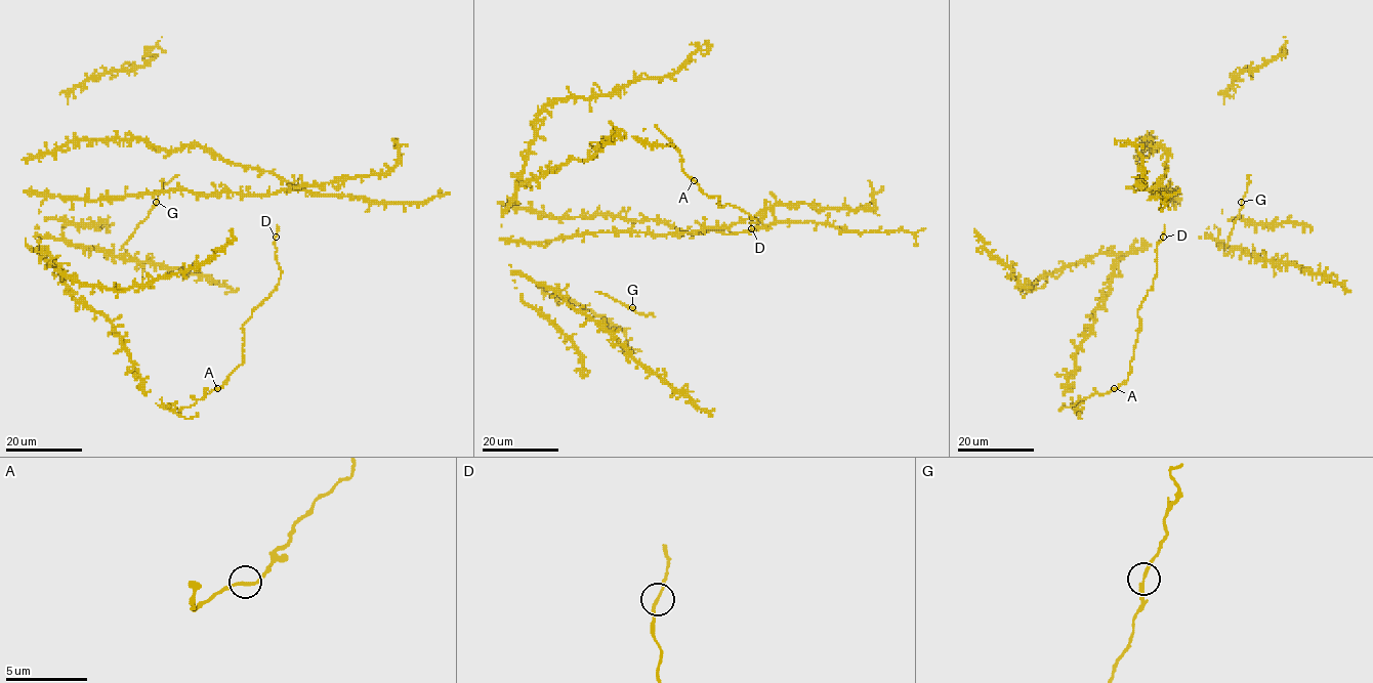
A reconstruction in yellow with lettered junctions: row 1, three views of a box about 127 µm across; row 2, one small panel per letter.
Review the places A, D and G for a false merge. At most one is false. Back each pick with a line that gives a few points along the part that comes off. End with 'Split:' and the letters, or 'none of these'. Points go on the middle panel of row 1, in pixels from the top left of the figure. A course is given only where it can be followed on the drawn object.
G: foreign part runs (632, 307), (655, 316)
Split: G

